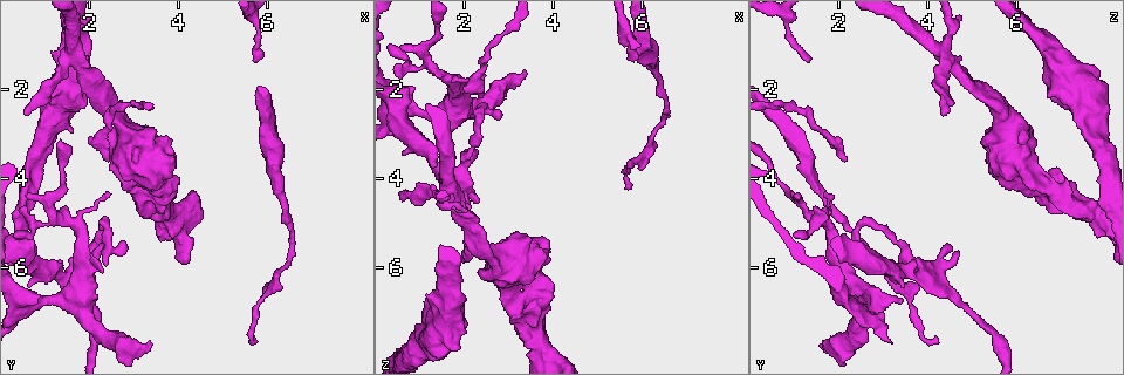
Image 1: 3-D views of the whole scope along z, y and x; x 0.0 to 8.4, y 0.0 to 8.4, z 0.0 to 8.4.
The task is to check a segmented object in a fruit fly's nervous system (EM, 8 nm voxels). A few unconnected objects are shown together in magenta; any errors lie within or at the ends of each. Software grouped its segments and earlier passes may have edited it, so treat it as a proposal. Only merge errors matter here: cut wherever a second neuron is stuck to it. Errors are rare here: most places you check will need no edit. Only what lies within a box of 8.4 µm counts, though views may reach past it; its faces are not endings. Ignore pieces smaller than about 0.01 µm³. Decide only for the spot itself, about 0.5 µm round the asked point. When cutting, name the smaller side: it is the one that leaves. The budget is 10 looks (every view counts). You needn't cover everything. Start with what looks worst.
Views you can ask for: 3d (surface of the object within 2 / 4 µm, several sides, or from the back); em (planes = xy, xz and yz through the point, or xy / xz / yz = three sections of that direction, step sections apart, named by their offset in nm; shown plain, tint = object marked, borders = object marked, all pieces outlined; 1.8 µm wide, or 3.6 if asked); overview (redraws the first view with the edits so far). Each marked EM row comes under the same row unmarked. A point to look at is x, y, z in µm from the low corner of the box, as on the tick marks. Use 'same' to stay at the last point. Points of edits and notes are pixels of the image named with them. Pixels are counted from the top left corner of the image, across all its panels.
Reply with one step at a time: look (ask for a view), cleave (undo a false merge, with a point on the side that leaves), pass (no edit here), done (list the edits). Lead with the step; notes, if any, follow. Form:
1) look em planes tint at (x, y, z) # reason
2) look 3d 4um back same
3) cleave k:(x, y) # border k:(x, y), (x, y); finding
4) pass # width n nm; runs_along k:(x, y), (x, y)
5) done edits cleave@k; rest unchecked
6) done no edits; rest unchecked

look 3d 4um at (1.70, 1.40, 4.55) # four arms meet

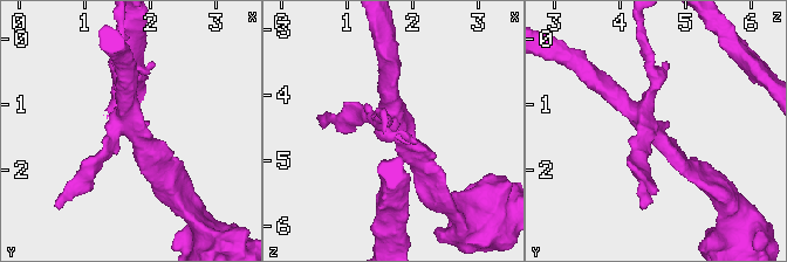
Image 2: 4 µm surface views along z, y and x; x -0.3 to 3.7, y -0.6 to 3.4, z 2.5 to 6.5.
look em xz step 8 tint at (1.75, 1.35, 4.50) # arms 4; now the EM

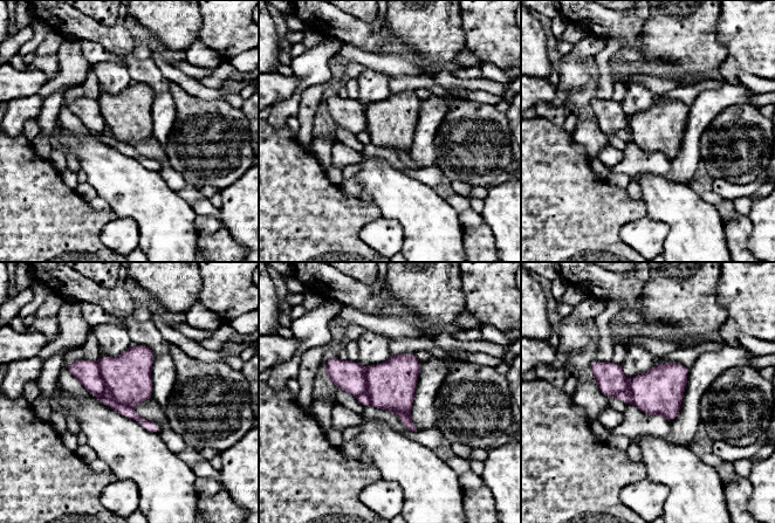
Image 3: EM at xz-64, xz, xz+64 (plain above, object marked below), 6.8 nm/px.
look em planes borders same

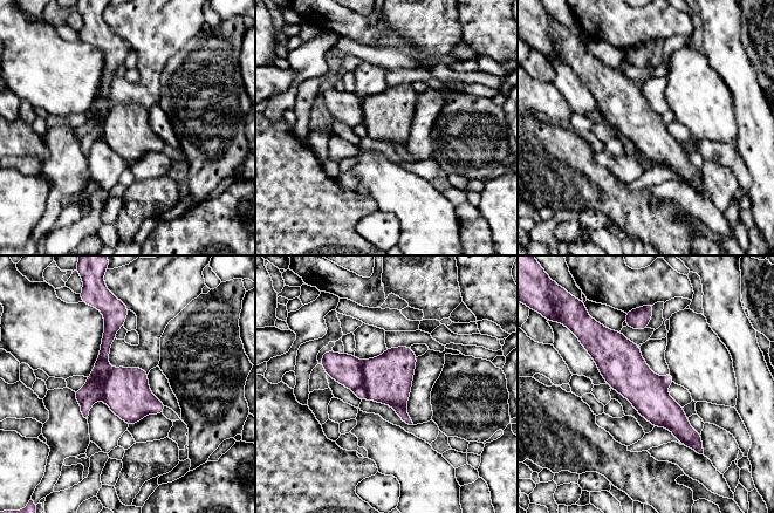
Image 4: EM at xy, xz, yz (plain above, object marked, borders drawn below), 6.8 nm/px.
cleave 4:(346, 369) # border 4:(361, 362), (363, 385), (368, 398); two neurons meet here

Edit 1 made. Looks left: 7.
look 3d 2um at (2.40, 5.10, 2.45) # sharp bend

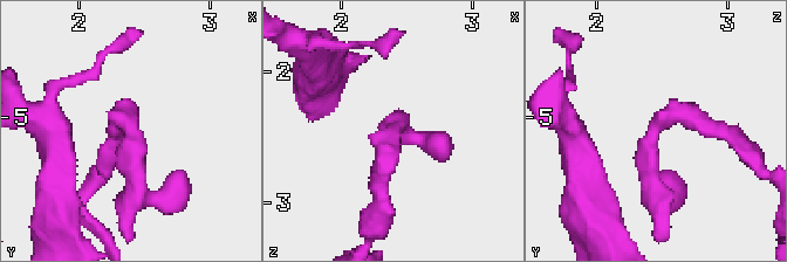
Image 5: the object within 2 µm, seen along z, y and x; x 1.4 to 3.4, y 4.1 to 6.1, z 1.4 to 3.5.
look em 3.6um planes tint at (2.36, 5.10, 2.44)

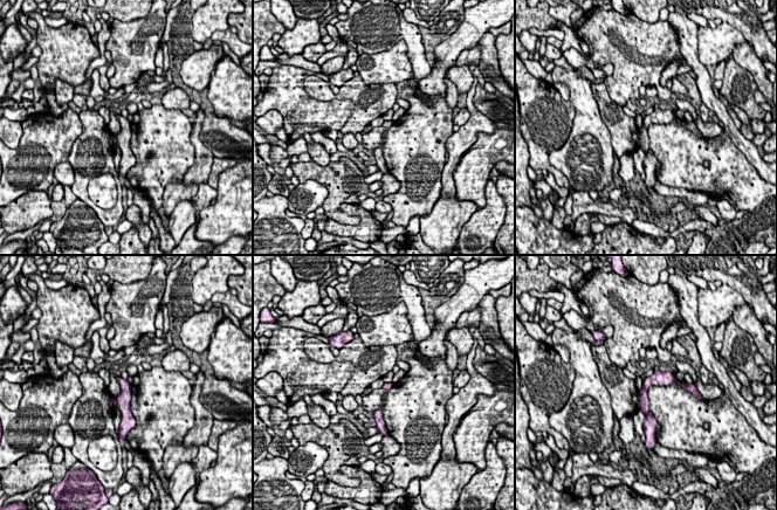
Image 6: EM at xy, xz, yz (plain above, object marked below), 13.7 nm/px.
pass # runs_along 6:(667, 373), (645, 387), (647, 420); one neuron here

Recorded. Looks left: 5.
look em xy step 4 tint at (5.80, 0.75, 0.85) # calibre changes

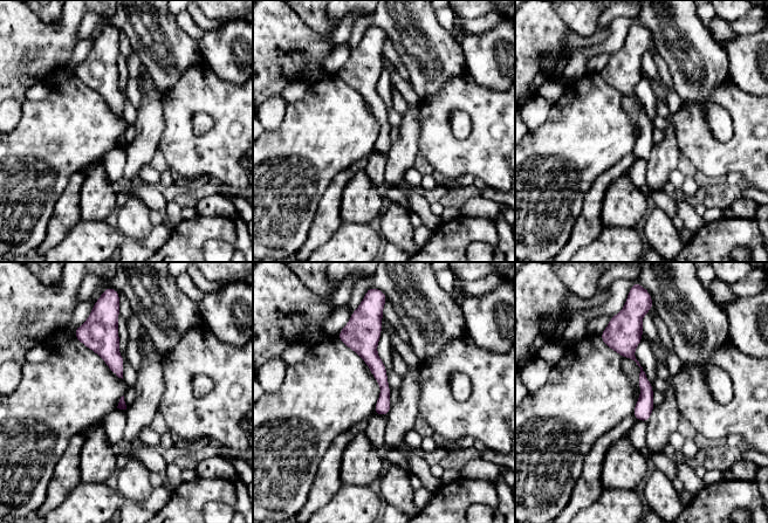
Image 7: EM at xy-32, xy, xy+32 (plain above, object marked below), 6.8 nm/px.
look em planes tint same # another direction

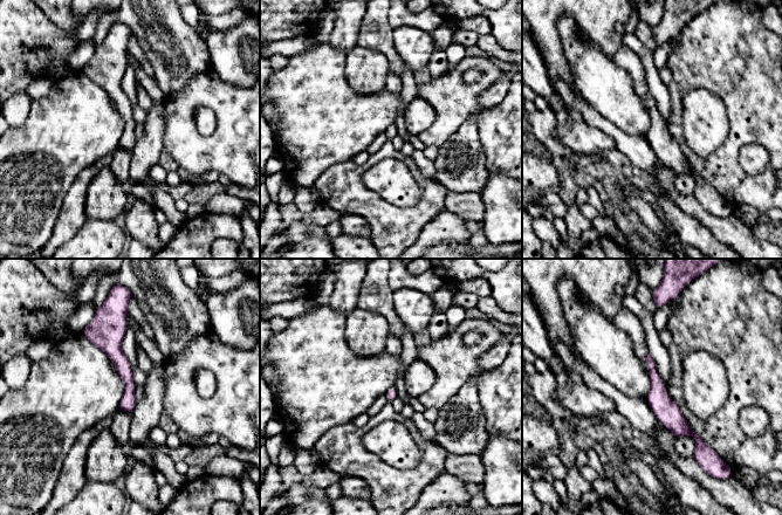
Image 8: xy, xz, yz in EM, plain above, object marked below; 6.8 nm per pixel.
pass # runs_along 8:(650, 362), (658, 400), (698, 444); all the same neuron

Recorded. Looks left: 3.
look em planes tint at (5.85, 6.80, 3.60) # a narrow waist

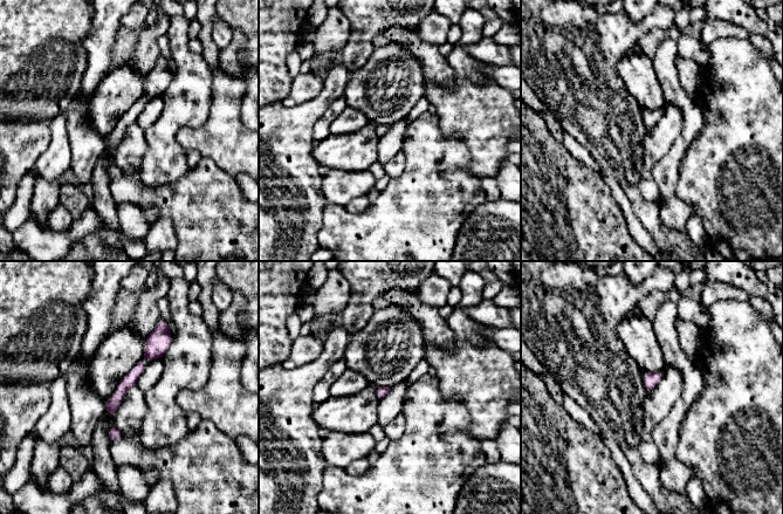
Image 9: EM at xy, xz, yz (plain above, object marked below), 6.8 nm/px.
pass # runs_along 9:(167, 335), (139, 363), (110, 413); all the same neuron

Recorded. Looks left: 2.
done edits cleave@4; rest unchecked

